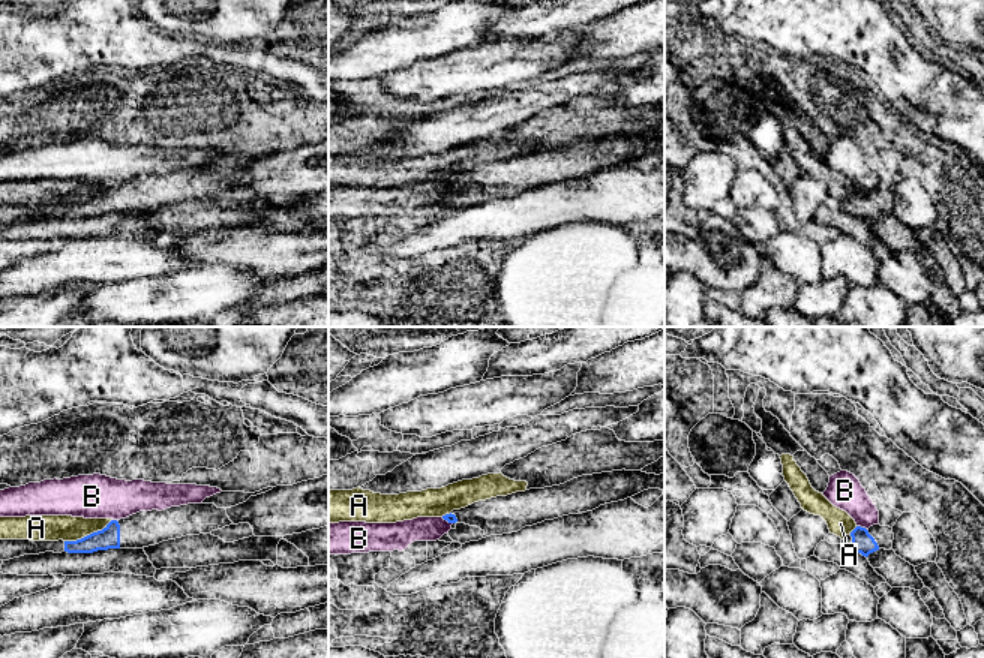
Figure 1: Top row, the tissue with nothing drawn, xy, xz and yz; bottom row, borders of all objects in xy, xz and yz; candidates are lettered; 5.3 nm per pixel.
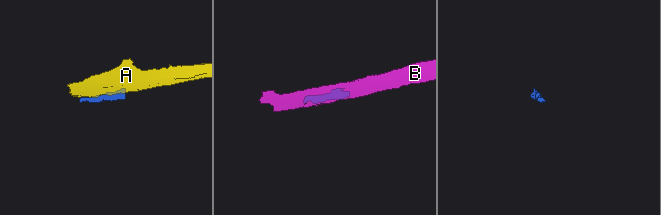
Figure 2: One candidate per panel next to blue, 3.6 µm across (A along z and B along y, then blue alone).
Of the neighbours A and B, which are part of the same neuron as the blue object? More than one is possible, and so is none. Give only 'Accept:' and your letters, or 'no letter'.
Accept: no letter

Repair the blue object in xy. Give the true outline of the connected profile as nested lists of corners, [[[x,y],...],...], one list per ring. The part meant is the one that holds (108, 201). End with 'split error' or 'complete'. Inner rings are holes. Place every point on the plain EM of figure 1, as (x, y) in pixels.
[[[188,168],[162,175],[140,175],[111,184],[102,195],[76,205],[64,205],[68,217],[93,217],[108,213],[142,213],[186,199],[210,198],[234,189],[225,172],[214,168]]] | split error

